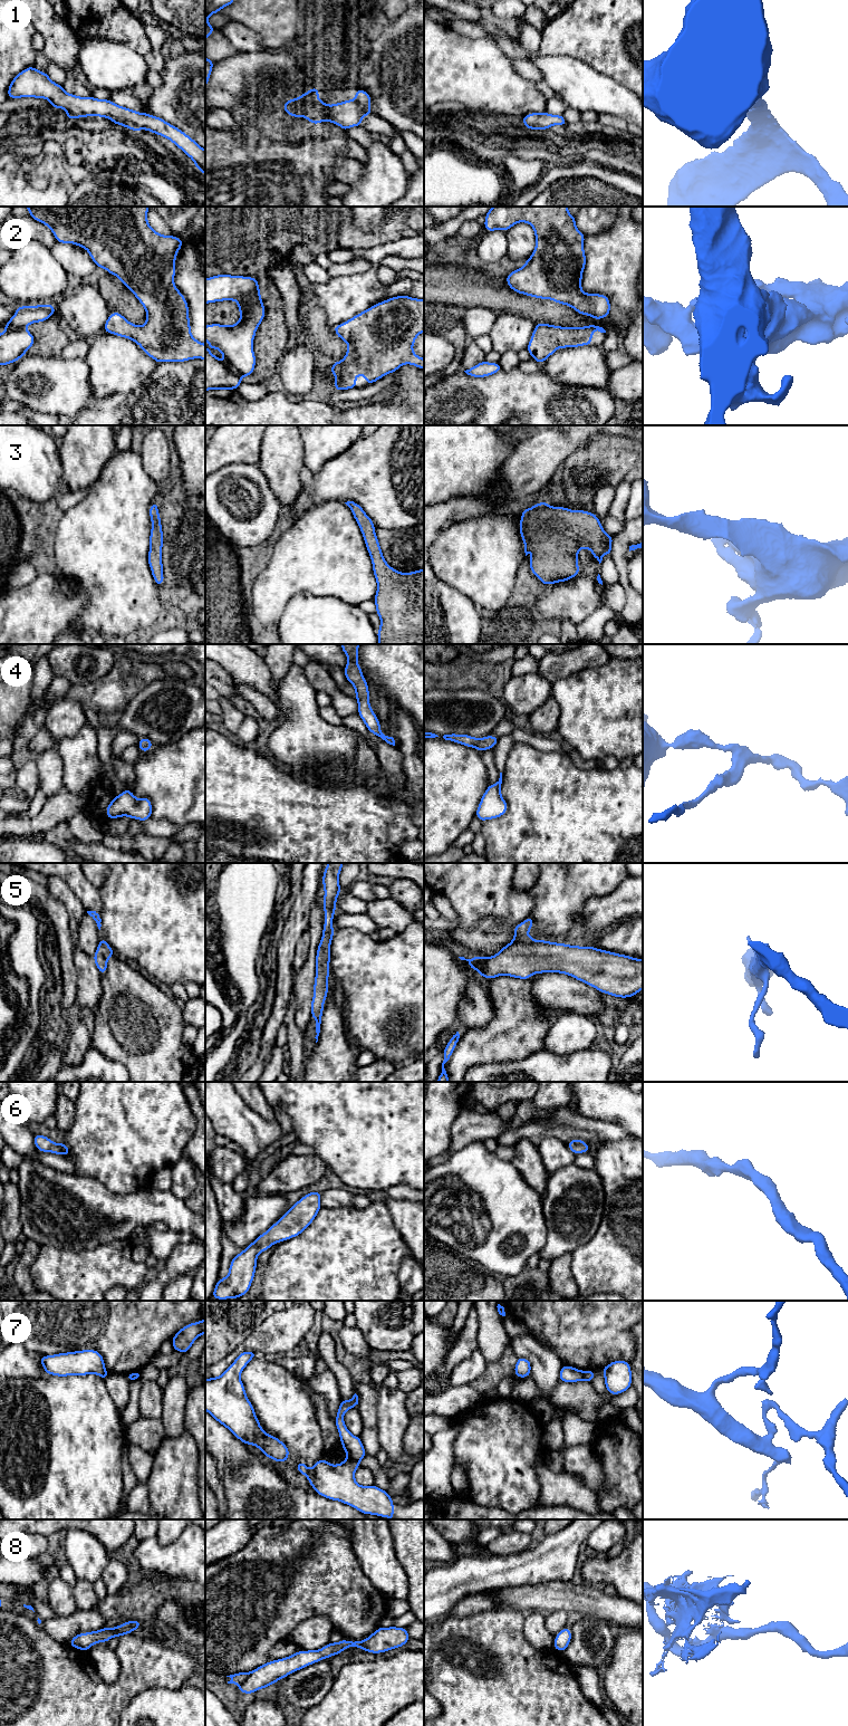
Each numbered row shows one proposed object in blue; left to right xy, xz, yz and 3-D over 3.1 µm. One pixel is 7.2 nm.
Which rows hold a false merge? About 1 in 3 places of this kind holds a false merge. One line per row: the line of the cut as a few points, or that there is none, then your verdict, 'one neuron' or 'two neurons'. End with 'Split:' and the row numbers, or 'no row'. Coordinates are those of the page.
1: no cut | one neuron
2: no cut | one neuron
3: no cut | one neuron
4: no cut | one neuron
5: no cut | one neuron
6: no cut | one neuron
7: xz (348, 1458), (358, 1461) | two neurons
8: no cut | one neuron
Split: 7

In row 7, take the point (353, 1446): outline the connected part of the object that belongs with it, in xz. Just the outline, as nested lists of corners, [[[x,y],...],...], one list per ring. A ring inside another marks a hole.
[[[356,1393],[349,1401],[341,1399],[335,1422],[338,1429],[341,1446],[347,1455],[347,1458],[360,1461],[363,1458],[367,1456],[364,1449],[364,1445],[359,1437],[356,1437],[348,1431],[344,1421],[345,1412],[354,1407],[357,1407],[357,1404],[358,1404],[358,1396]]]

